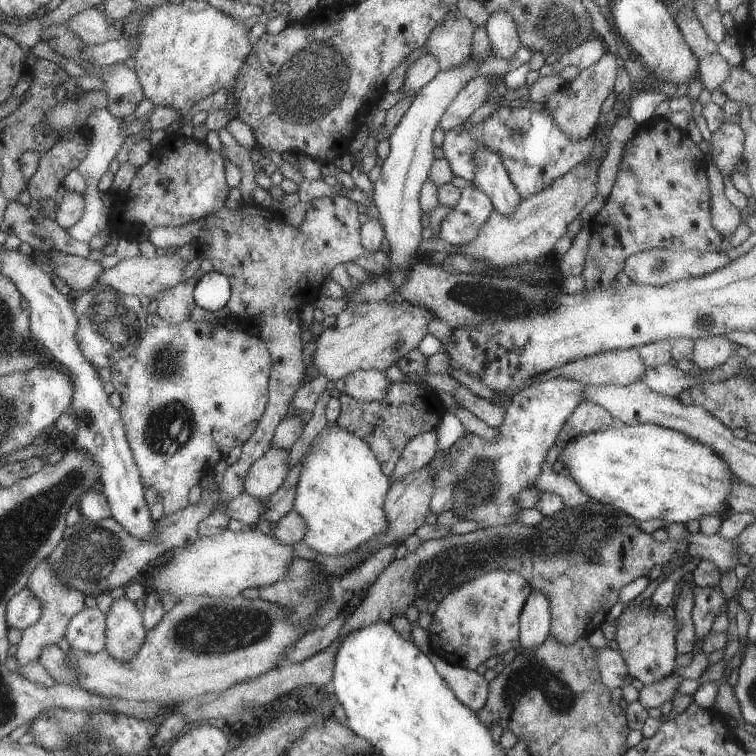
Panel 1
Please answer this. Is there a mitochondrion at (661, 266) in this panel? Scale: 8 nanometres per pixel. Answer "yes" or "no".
yes

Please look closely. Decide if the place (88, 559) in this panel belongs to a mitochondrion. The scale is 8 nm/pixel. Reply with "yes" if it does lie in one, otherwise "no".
yes

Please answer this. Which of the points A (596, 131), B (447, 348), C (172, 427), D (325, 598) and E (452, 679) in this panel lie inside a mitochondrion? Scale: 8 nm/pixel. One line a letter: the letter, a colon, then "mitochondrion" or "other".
A: other
B: other
C: mitochondrion
D: mitochondrion
E: other

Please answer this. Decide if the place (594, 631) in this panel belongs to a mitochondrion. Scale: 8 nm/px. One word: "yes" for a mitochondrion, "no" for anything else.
no

